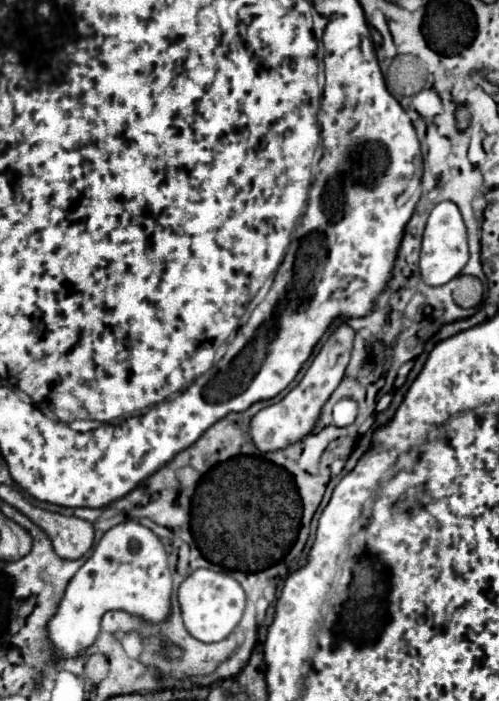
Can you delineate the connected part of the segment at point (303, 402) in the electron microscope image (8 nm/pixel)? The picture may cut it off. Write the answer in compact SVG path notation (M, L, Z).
M341 323L327 337L327 341L323 343L321 351L315 355L313 363L305 371L299 385L293 387L279 403L261 409L253 417L253 421L251 421L251 437L253 437L253 443L257 445L257 449L261 449L263 453L265 451L277 451L277 449L287 447L289 443L299 441L301 437L305 437L307 433L313 431L313 427L315 427L315 423L319 419L319 411L321 411L323 403L335 391L335 387L339 385L339 381L341 381L341 377L345 373L345 367L347 367L349 357L351 357L353 337L355 337L355 331L347 323Z

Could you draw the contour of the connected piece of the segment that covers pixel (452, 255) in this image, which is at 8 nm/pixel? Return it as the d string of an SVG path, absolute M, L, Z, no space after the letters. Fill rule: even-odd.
M443 201L433 207L425 225L421 261L419 261L421 277L427 285L445 285L447 281L455 279L461 273L461 269L467 265L467 259L469 259L469 249L467 249L467 231L463 217L455 203Z

